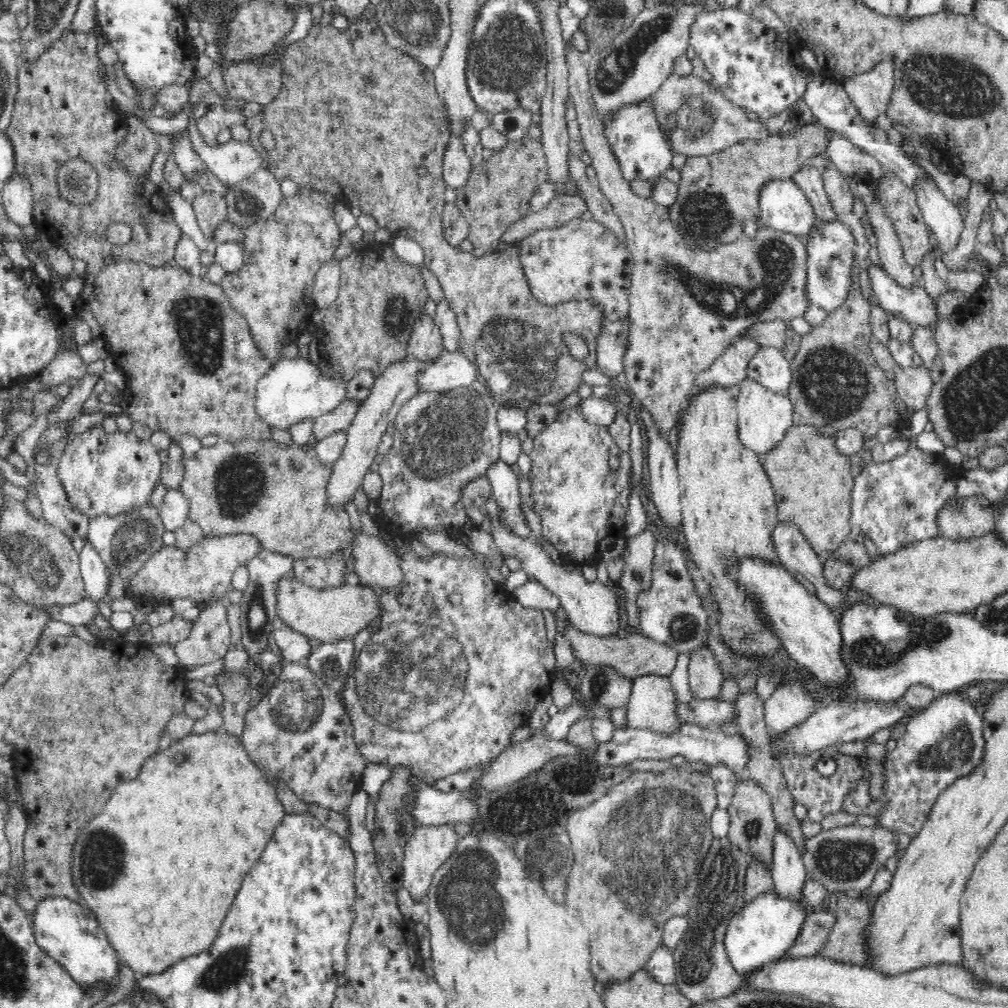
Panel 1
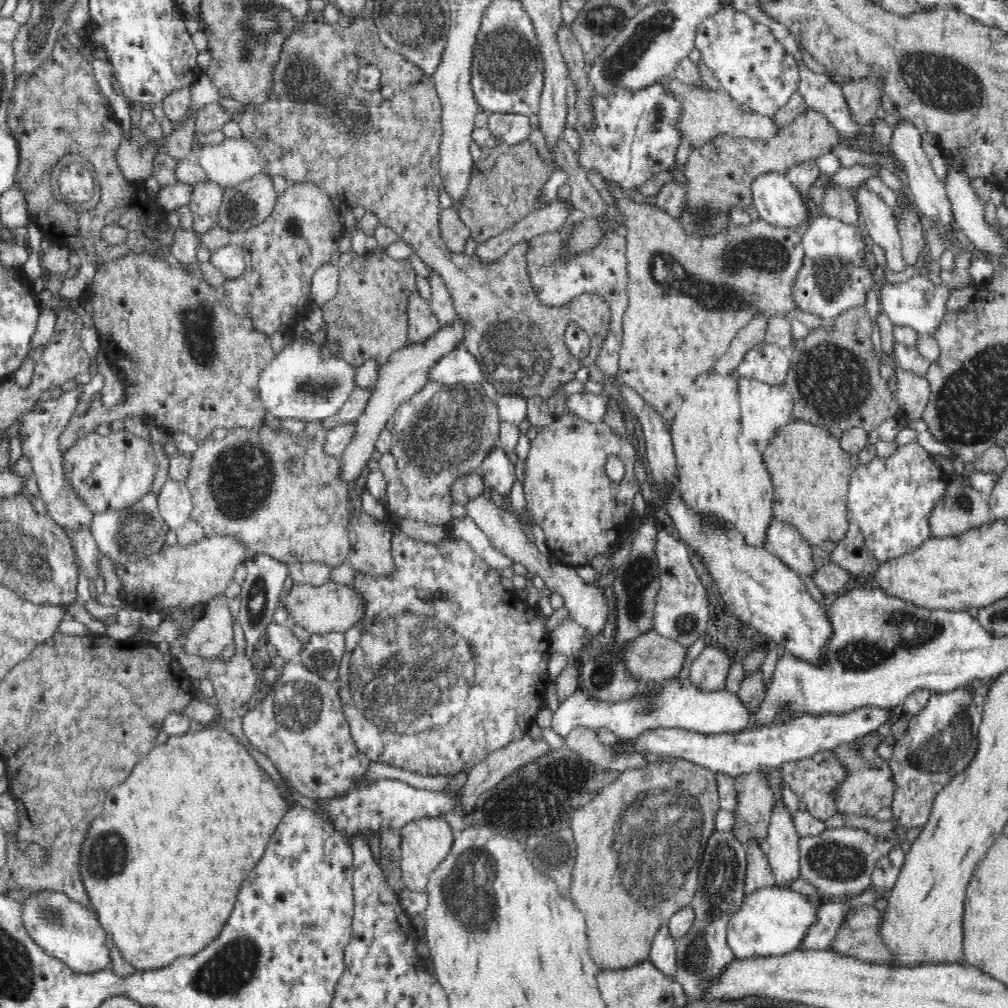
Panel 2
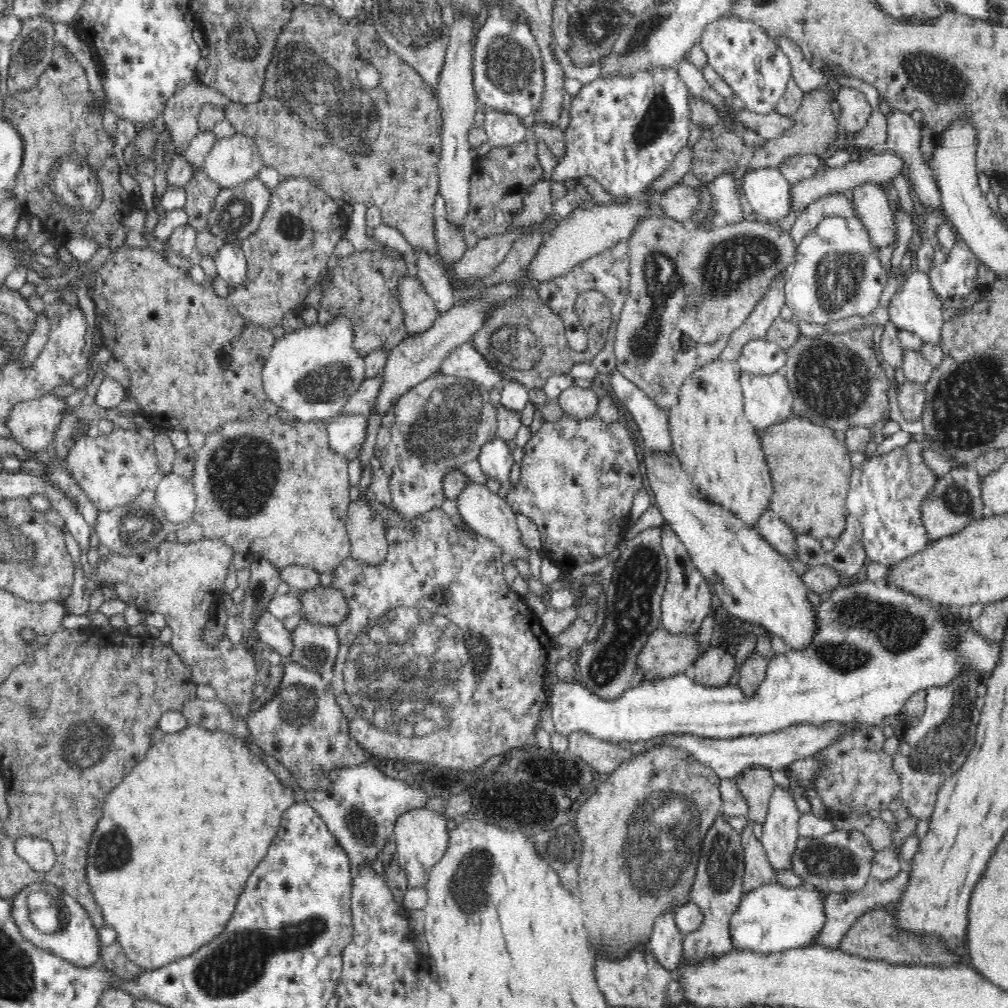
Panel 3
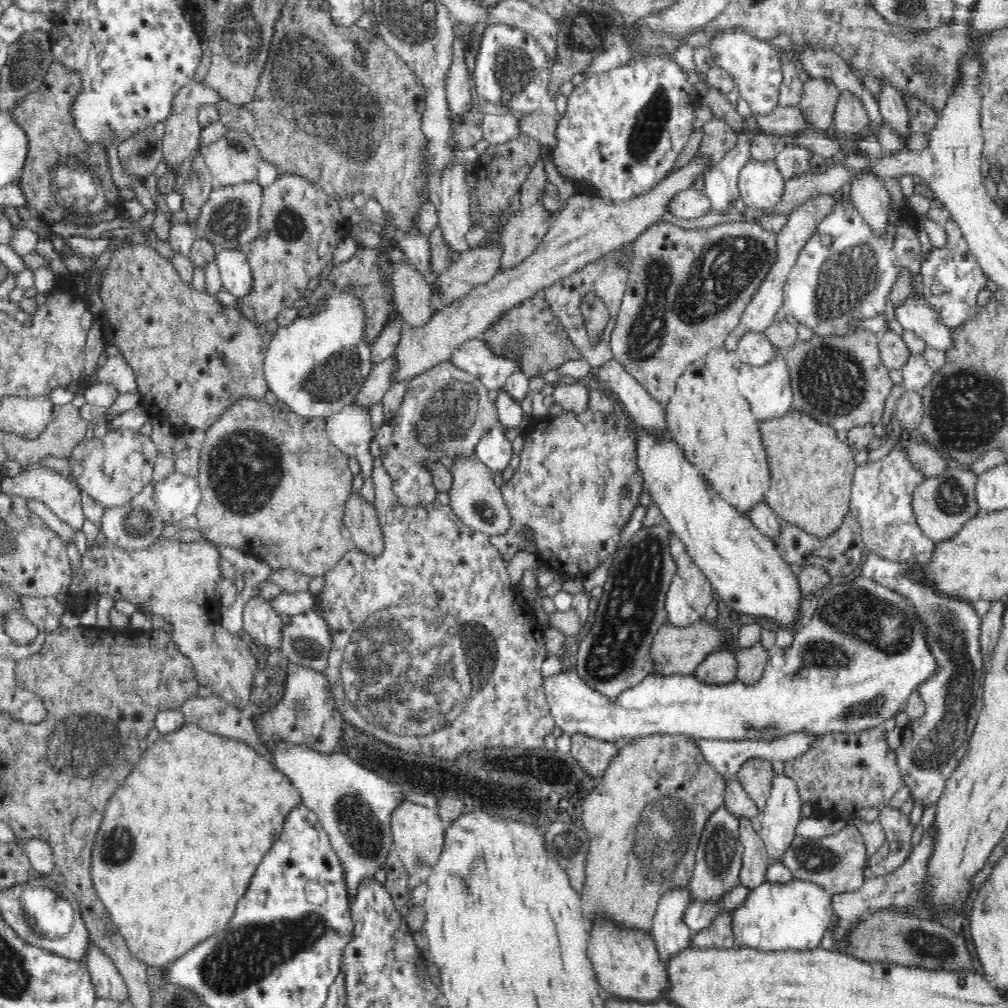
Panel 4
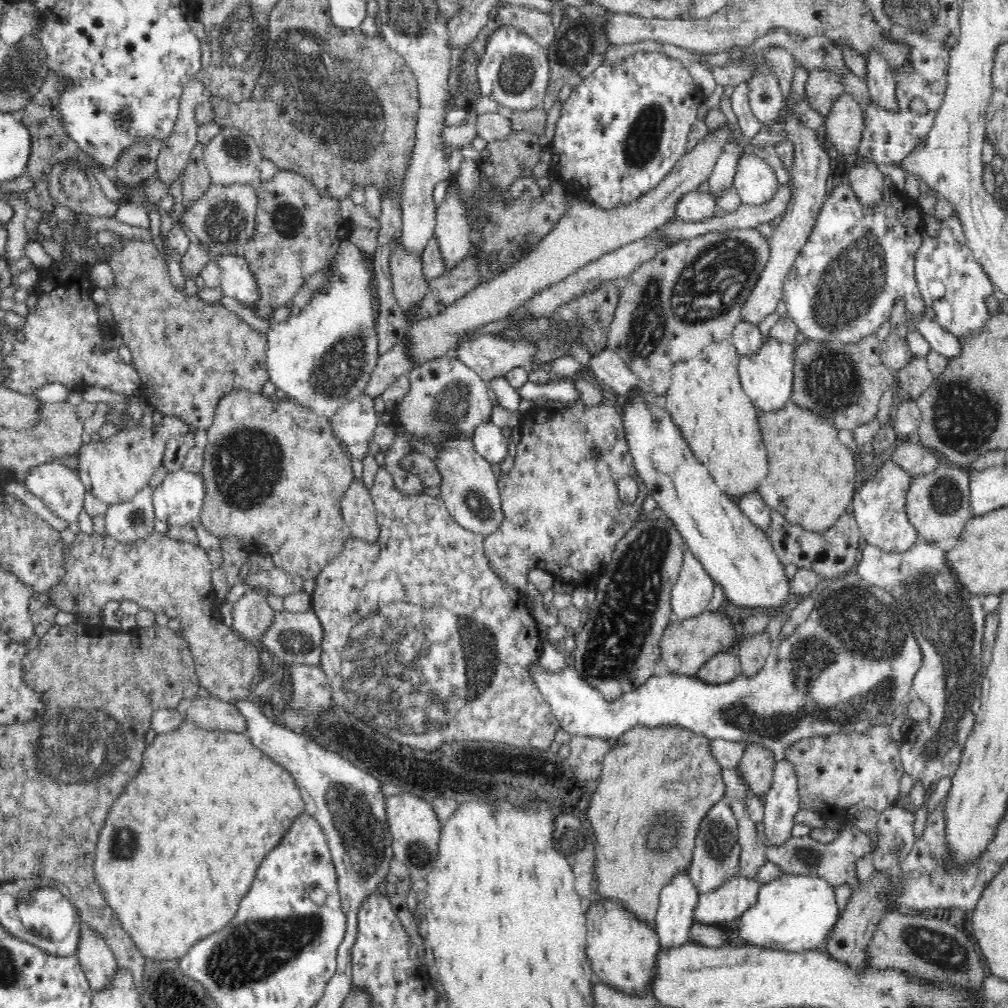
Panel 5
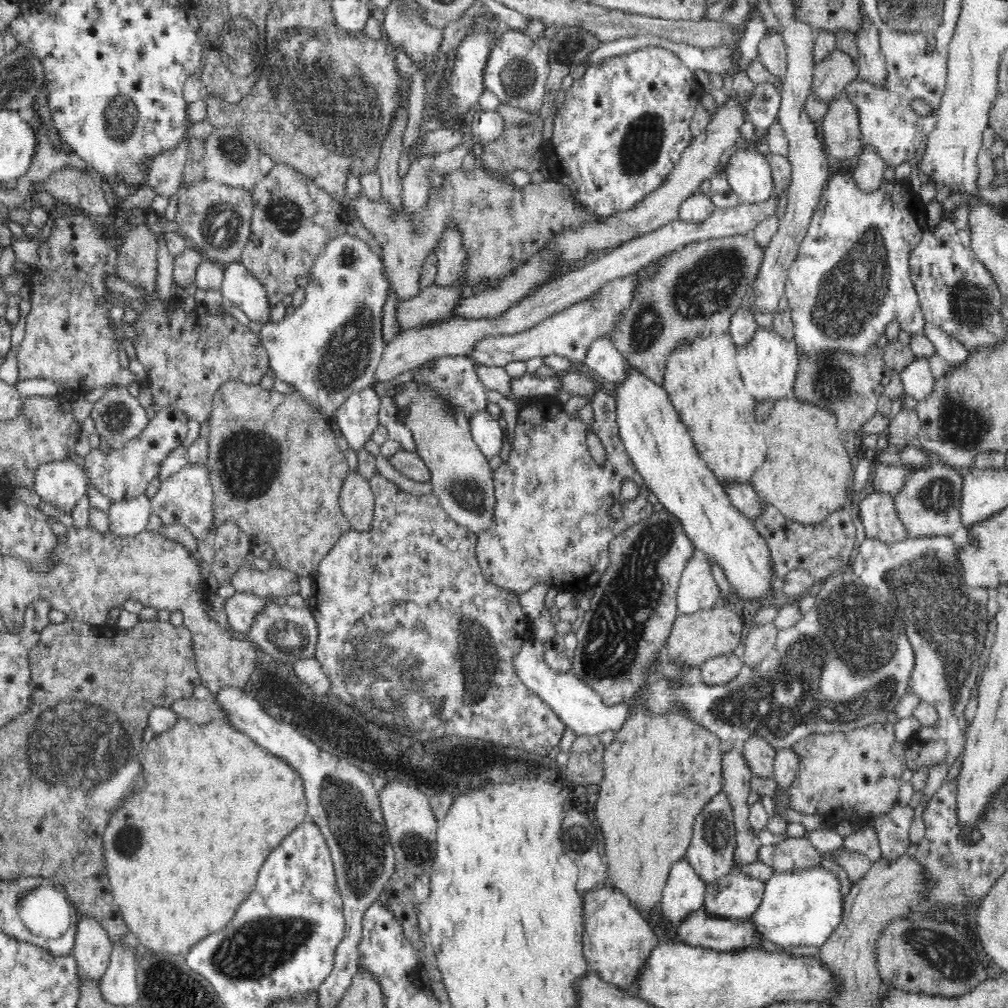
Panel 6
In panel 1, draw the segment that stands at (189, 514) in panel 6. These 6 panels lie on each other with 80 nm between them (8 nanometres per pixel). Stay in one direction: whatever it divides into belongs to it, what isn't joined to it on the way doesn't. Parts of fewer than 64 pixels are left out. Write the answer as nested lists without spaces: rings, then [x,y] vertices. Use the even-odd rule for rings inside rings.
[[[166,487],[166,494],[160,506],[160,518],[166,531],[174,532],[188,520],[190,501],[181,487]]]

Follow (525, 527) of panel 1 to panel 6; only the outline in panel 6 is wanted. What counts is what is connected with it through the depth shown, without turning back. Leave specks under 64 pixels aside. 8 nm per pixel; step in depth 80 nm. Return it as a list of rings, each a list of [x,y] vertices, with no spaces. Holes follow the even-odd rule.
[[[487,408],[470,414],[468,422],[473,441],[480,447],[484,456],[489,459],[500,454],[503,433],[500,424],[492,418]]]

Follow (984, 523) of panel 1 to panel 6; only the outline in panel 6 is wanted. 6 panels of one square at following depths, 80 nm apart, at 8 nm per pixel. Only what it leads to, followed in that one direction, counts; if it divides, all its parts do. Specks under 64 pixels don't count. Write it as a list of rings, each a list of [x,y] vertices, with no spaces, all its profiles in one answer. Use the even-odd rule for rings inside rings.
[[[932,466],[932,470],[920,469],[909,478],[902,490],[893,495],[894,510],[908,537],[954,534],[961,526],[960,482],[962,478],[948,466]]]

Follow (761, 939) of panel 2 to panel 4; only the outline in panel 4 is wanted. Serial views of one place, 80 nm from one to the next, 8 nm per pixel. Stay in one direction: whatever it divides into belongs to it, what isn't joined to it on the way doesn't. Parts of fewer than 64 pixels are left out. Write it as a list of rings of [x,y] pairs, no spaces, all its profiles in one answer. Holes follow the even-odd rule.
[[[793,878],[790,882],[760,884],[732,915],[736,947],[768,952],[813,950],[821,947],[820,940],[834,916],[834,905],[832,894],[816,882]]]

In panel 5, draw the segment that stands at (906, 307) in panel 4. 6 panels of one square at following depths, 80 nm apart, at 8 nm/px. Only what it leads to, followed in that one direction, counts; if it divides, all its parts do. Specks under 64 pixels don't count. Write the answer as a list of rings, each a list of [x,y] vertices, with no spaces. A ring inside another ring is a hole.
[[[925,317],[918,322],[917,331],[923,335],[923,338],[929,343],[929,346],[947,361],[956,359],[962,355],[961,340],[944,328],[940,327],[937,322],[928,320]]]

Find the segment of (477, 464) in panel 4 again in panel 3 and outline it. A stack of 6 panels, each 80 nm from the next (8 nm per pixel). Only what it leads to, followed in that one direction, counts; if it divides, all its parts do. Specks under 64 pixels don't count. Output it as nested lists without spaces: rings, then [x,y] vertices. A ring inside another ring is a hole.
[[[466,475],[464,484],[455,496],[458,514],[462,516],[464,523],[472,527],[478,535],[484,535],[498,543],[509,559],[522,558],[527,560],[533,553],[522,543],[521,534],[516,526],[514,511],[508,506],[506,500],[497,492],[492,492],[486,482],[478,484],[474,478]]]

